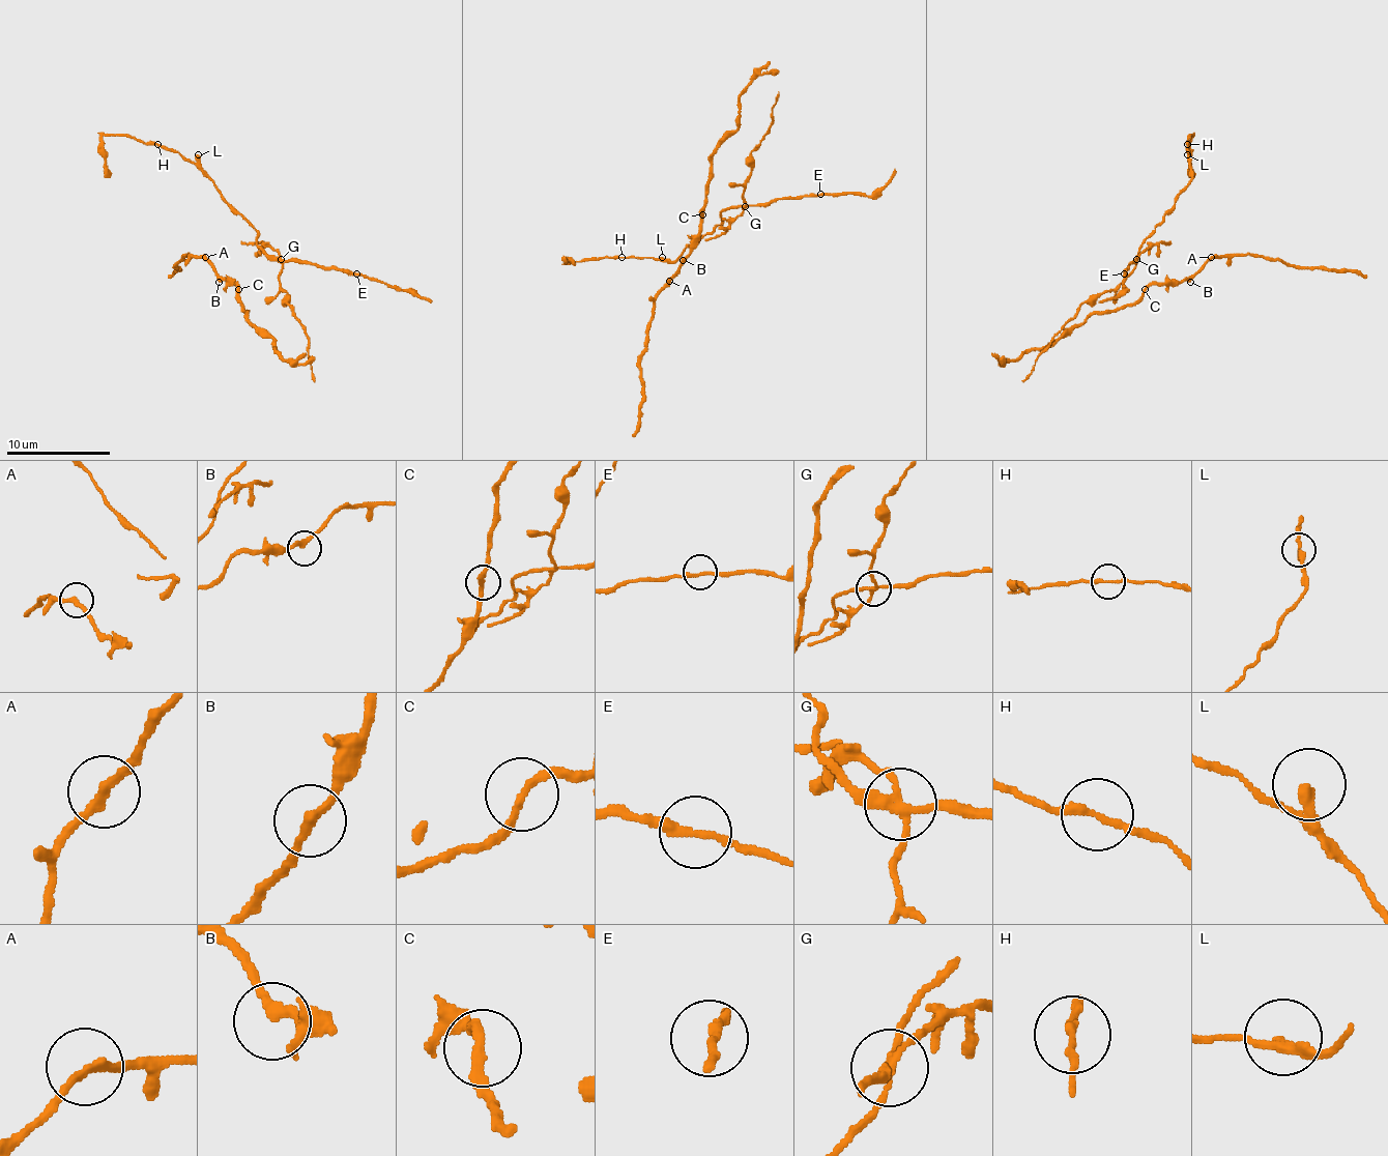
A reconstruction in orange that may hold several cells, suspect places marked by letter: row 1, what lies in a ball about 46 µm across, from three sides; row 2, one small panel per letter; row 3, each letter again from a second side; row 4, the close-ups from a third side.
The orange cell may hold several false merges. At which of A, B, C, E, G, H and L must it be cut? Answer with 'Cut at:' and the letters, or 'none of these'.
Cut at: A, G, H

